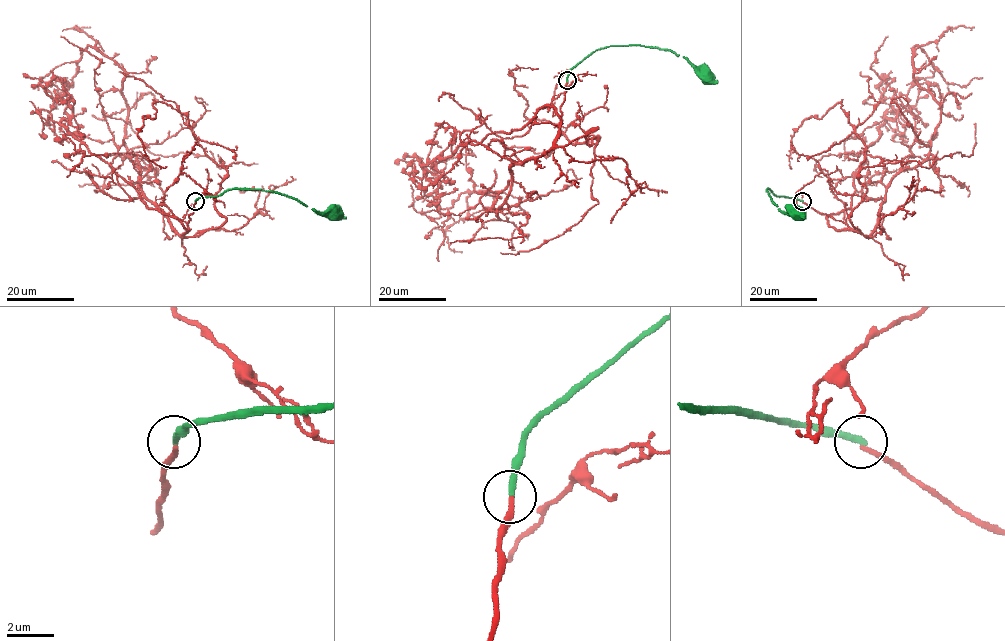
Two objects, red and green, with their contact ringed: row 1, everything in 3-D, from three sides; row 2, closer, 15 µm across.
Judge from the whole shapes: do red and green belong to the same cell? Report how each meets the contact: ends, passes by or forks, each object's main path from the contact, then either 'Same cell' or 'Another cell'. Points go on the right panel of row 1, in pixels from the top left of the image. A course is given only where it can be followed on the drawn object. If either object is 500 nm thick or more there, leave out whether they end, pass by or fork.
At the ring red ends. At the ring green ends. Course of red: (802, 202), (868, 235), (890, 180), (926, 158), (940, 120), (914, 78), (913, 49), (949, 83), (982, 77). Course of green: (802, 201), (777, 196), (767, 190), (778, 209), (796, 212). Another cell

